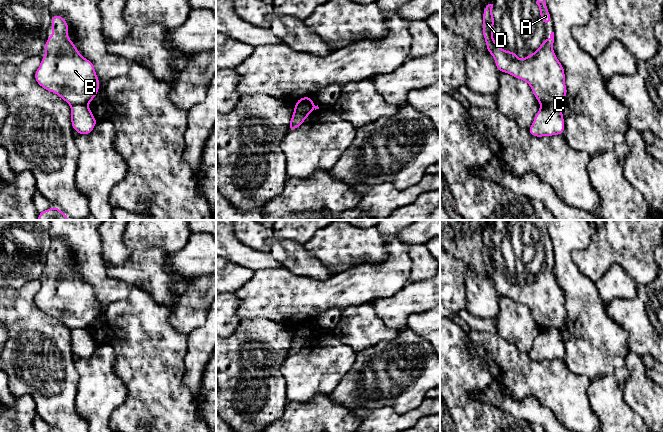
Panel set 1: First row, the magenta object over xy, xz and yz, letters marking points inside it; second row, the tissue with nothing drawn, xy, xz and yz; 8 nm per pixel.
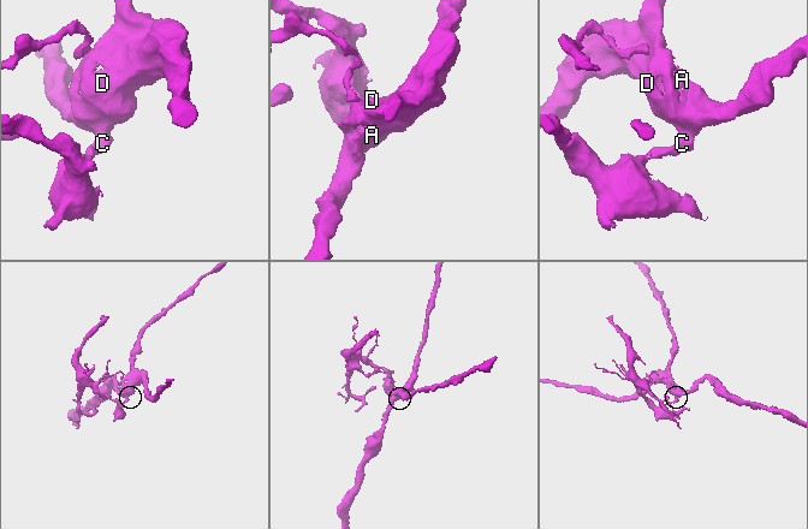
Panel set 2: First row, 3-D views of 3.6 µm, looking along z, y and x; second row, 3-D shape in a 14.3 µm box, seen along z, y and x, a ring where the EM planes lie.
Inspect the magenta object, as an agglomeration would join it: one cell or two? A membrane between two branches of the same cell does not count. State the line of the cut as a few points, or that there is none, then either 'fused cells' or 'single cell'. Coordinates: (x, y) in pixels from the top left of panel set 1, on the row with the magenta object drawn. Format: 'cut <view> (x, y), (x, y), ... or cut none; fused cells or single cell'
cut xy (86, 104), (73, 104), (71, 106); fused cells

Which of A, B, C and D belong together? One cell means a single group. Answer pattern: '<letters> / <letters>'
A B D / C

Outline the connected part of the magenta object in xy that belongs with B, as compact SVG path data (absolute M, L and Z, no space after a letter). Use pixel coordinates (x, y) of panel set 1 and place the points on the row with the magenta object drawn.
M59 15L51 16L51 23L53 28L52 35L46 40L44 52L46 56L41 58L41 64L34 74L36 82L45 90L57 93L70 106L73 105L88 105L99 91L99 78L95 74L95 67L91 61L79 54L78 49L74 46L72 40L68 38L68 23Z

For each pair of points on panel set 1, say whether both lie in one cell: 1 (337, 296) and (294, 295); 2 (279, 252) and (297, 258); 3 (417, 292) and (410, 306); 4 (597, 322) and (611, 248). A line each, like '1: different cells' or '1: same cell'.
1: same cell
2: same cell
3: same cell
4: different cells

